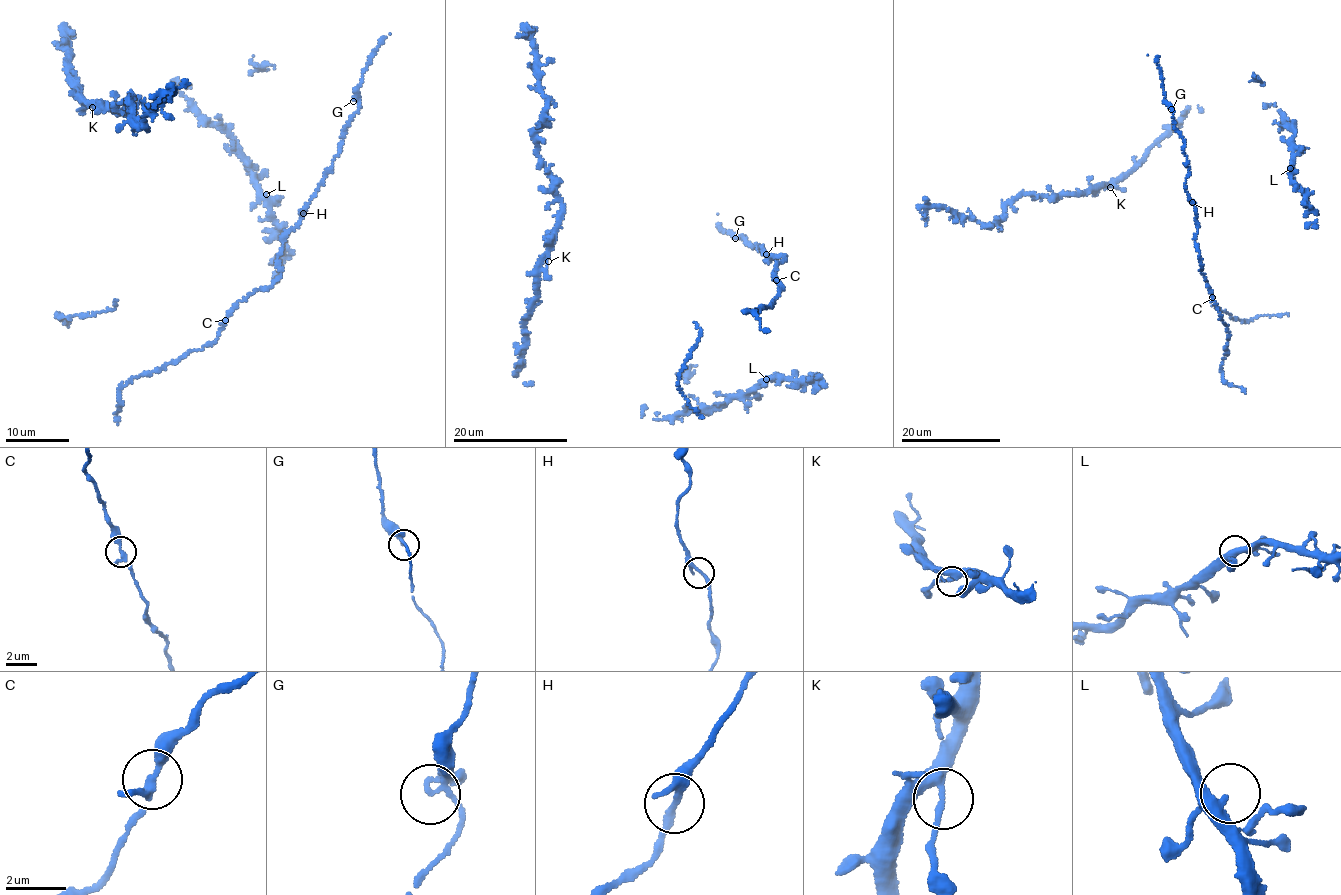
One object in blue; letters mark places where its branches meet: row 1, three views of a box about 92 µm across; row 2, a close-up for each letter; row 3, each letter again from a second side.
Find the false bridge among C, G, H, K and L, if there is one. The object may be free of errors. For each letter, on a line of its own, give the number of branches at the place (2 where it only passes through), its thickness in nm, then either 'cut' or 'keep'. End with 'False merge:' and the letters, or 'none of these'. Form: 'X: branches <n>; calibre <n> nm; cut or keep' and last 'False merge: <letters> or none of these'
C: branches 3; calibre 220 nm; keep
G: branches 3; calibre 170 nm; keep
H: branches 3; calibre 240 nm; keep
K: branches 3; calibre 200 nm; keep
L: branches 3; calibre 300 nm; keep
False merge: none of these

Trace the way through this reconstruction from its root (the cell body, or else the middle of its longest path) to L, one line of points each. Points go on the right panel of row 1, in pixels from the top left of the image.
L: (1285, 126), (1289, 124), (1294, 131), (1290, 168)

